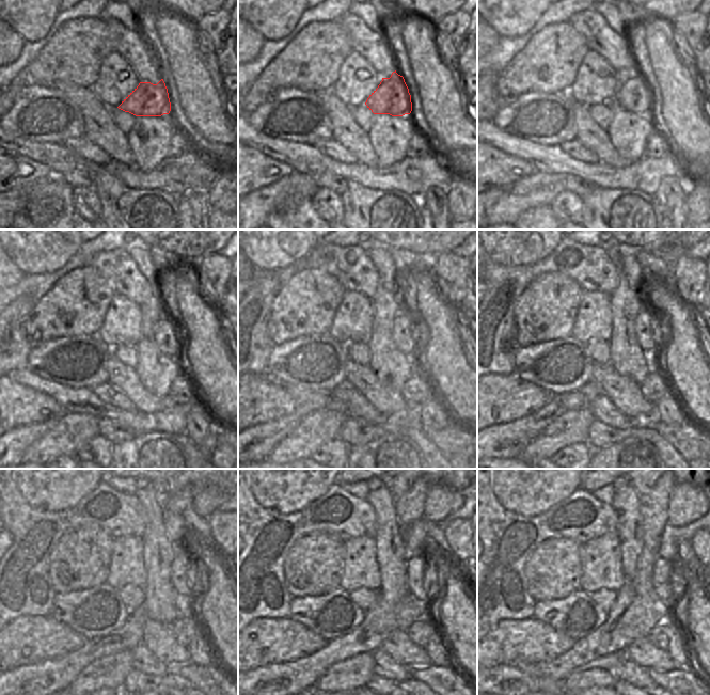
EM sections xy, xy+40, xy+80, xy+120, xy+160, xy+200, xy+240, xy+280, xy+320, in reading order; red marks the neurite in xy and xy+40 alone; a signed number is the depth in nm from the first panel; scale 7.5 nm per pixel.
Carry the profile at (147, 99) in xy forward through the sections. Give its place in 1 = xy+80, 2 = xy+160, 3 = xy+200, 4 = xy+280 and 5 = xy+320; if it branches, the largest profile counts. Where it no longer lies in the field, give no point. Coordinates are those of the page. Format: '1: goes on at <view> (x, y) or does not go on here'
1: goes on at xy+80 (634, 95)
2: goes on at xy+160 (407, 334)
3: goes on at xy+200 (652, 334)
4: goes on at xy+280 (421, 571)
5: goes on at xy+320 (668, 578)

